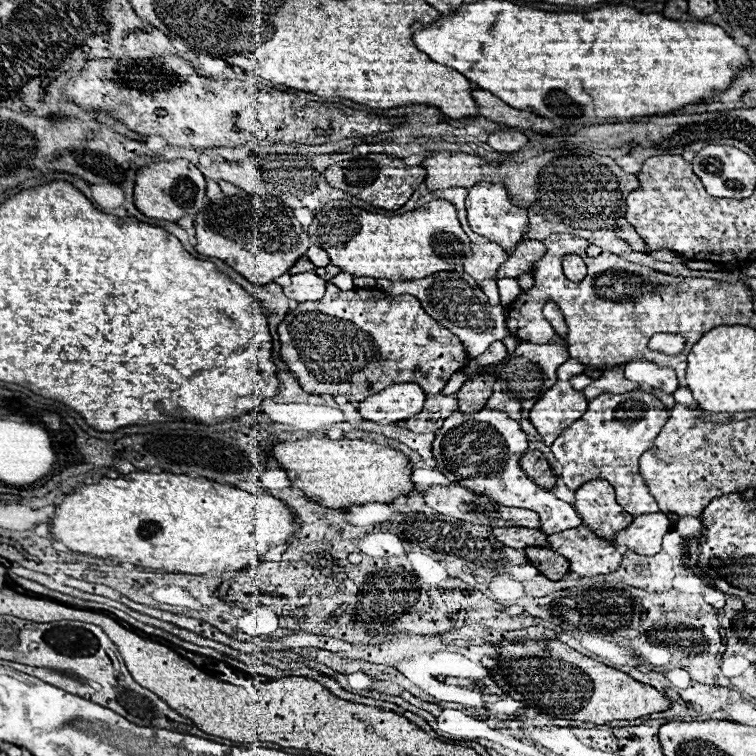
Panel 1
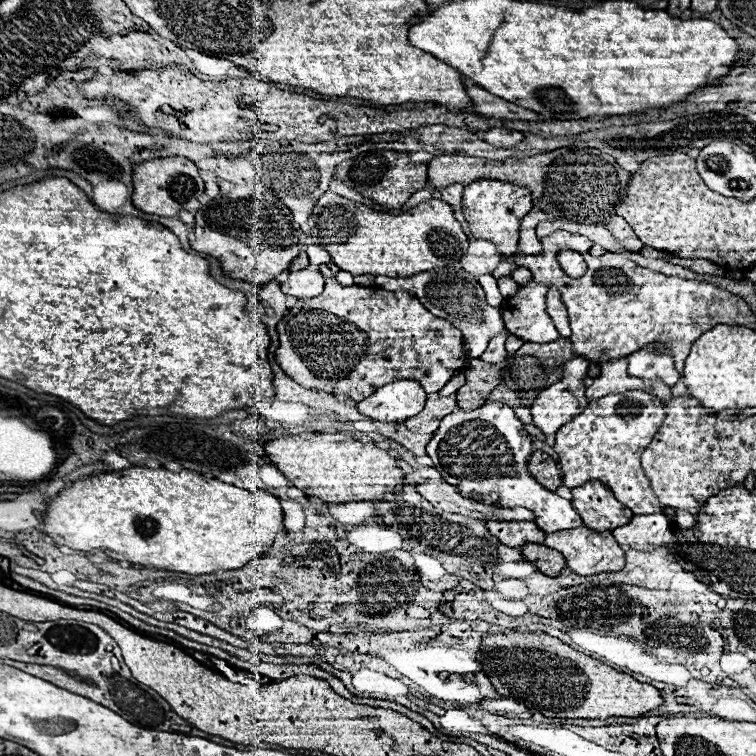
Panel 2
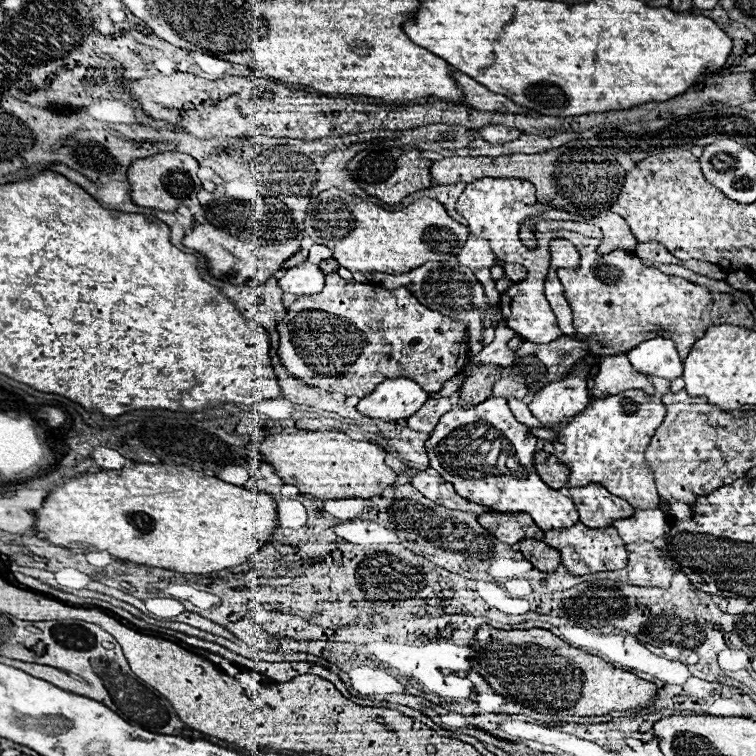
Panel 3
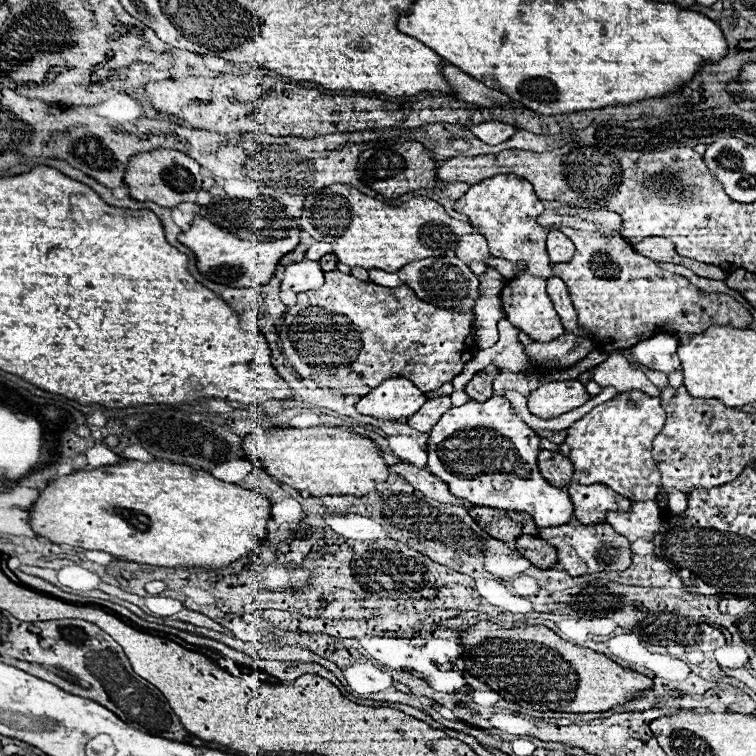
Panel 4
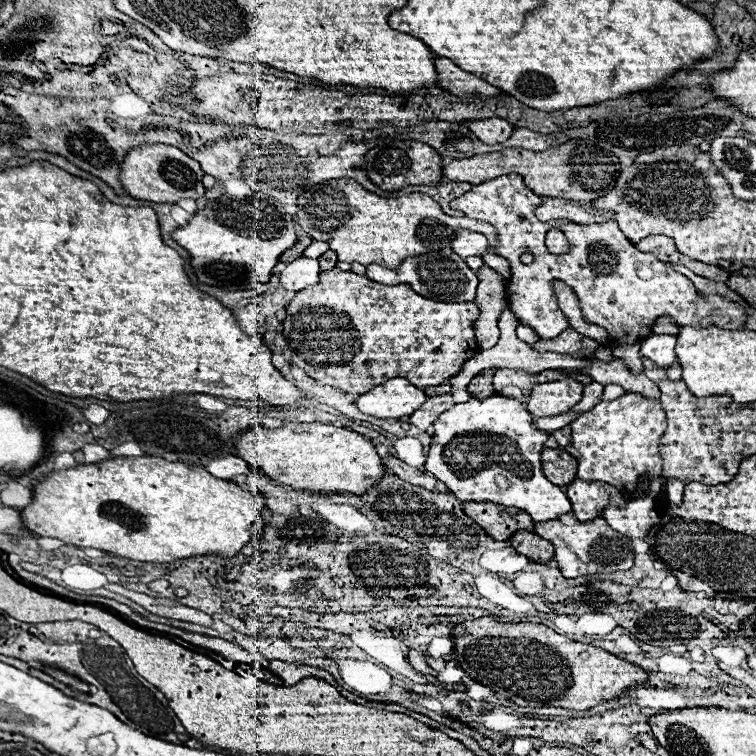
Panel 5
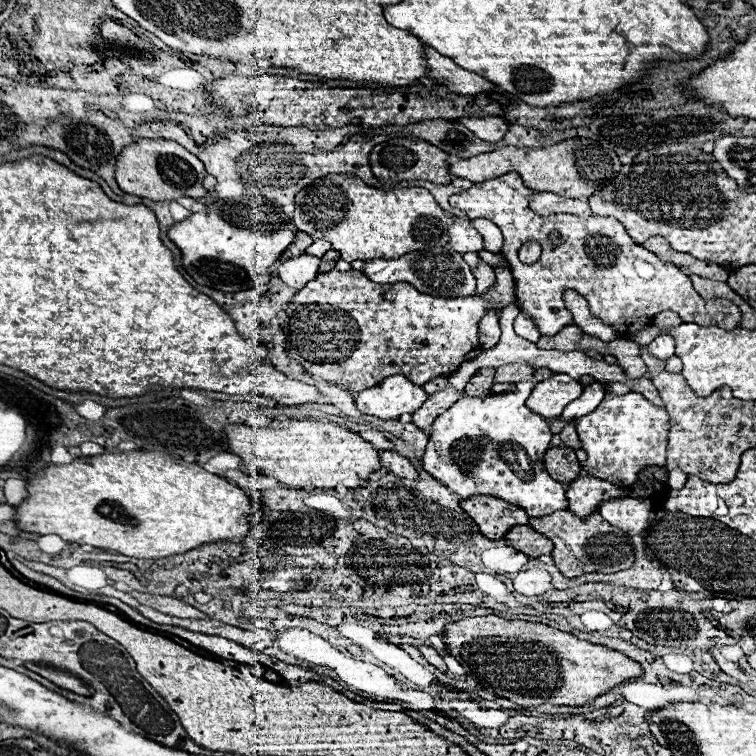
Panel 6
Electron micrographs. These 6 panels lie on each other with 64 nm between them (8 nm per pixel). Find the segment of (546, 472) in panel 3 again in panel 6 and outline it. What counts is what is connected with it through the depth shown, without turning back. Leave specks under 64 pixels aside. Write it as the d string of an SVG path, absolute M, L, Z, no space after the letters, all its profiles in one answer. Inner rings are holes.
M548 448L544 454L544 466L552 480L568 484L578 478L580 462L572 448Z

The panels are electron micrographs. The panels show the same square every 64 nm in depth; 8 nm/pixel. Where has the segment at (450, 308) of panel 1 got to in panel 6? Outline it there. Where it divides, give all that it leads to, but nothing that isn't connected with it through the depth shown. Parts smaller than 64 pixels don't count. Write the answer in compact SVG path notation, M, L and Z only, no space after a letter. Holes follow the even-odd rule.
M432 248L426 252L410 252L398 260L370 260L364 264L364 274L378 284L394 284L394 282L410 282L418 292L440 296L440 298L458 298L458 296L474 296L476 278L470 266L458 256L458 252L450 248Z

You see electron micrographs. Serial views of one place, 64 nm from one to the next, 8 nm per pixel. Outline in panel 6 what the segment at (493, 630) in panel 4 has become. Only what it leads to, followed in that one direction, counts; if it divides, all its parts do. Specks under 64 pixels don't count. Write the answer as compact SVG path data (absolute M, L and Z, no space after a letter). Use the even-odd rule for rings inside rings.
M494 614L450 622L444 640L448 652L482 688L524 708L538 704L586 706L622 682L644 676L642 666L622 652L578 640L546 624L504 620Z

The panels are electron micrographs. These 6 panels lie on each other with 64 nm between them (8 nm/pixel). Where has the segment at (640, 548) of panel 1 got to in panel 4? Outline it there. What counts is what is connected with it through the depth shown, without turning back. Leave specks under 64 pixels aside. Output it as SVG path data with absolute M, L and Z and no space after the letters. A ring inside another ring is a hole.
M656 502L632 504L630 512L610 514L606 520L614 530L618 530L630 542L634 542L636 538L652 540L662 530L662 518Z

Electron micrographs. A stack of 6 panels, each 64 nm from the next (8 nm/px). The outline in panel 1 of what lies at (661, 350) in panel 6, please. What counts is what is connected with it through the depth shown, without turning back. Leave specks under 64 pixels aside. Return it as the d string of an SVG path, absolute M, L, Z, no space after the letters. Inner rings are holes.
M634 360L626 364L624 376L638 386L646 384L652 390L662 390L666 394L674 394L678 388L678 380L672 368L658 368L656 364L650 364L646 360Z

